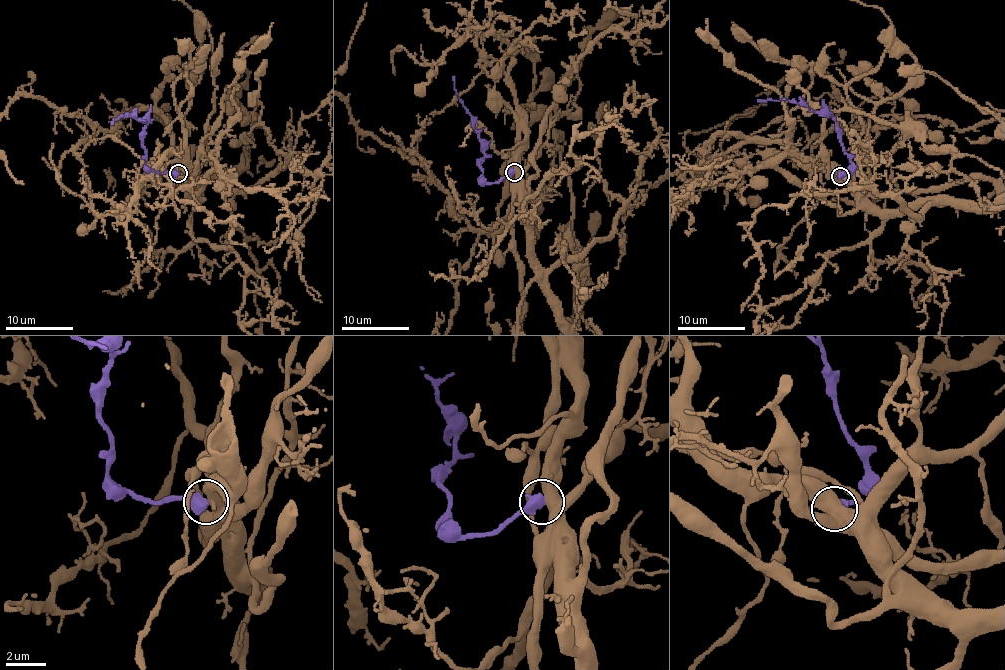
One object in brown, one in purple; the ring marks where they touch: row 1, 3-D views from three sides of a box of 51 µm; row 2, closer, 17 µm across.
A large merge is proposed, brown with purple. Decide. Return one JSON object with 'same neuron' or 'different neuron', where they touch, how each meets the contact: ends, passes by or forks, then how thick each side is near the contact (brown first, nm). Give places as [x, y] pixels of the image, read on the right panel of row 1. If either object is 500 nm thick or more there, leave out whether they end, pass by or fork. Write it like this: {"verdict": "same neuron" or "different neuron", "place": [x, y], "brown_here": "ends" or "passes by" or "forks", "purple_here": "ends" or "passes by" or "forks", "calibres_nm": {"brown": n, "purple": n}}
{"verdict": "different neuron", "place": [840, 176], "calibres_nm": {"brown": 460, "purple": 650}}

